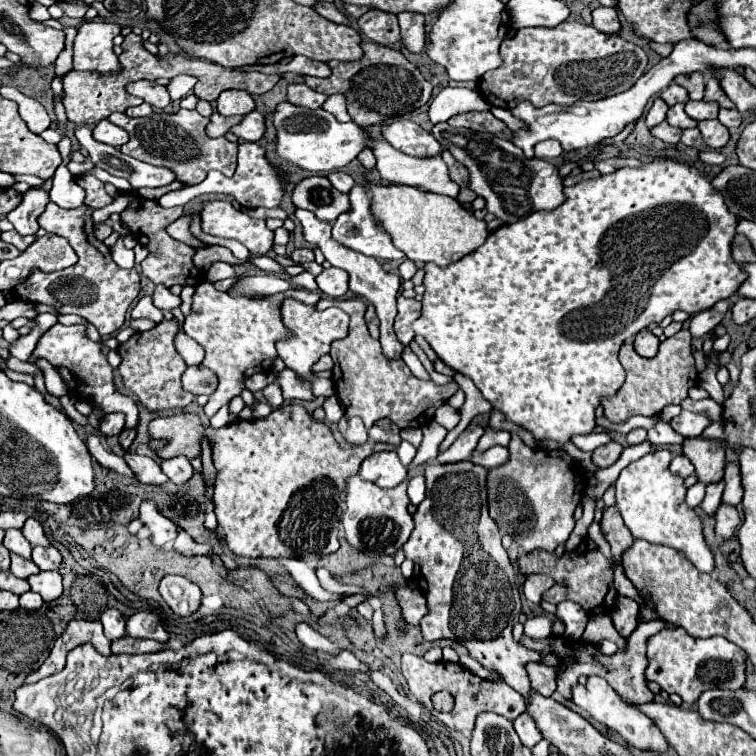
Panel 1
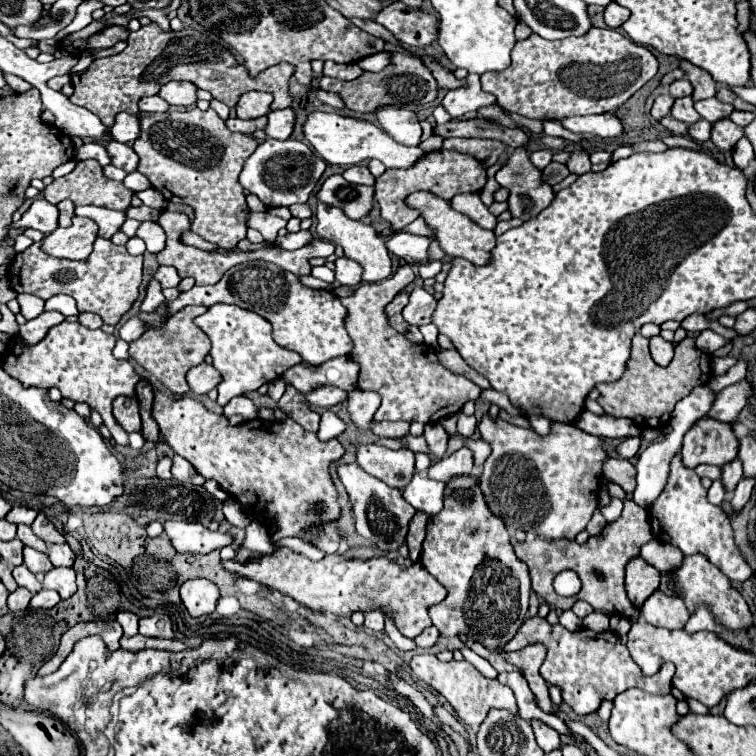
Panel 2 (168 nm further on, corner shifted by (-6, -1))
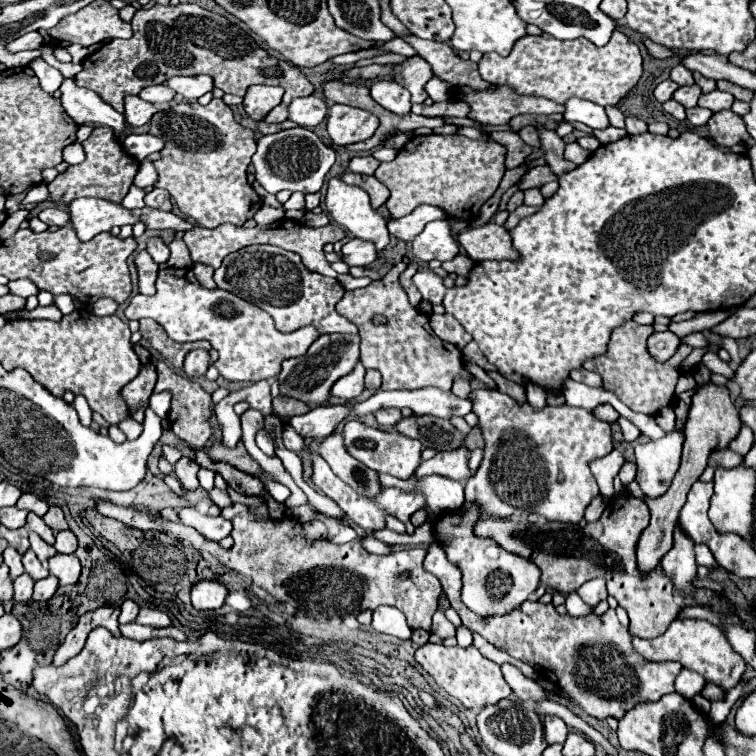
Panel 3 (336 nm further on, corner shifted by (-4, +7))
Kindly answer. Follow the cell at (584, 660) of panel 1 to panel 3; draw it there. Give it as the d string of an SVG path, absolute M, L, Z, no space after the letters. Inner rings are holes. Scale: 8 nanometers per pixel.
M438 542L430 544L424 568L434 574L450 600L450 606L460 614L462 624L472 632L484 636L496 648L508 652L512 658L530 664L538 676L556 682L584 712L598 720L620 718L640 702L656 702L660 696L674 692L674 680L682 670L676 662L650 662L632 648L628 628L618 622L616 610L608 608L604 616L570 616L558 614L552 604L526 600L520 608L504 616L476 616L460 600L460 570L448 562Z

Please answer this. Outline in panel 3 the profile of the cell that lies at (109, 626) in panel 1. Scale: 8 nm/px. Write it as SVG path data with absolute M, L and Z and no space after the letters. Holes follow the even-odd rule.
M124 600L120 608L122 608L122 612L120 612L120 624L134 622L136 616L138 616L138 610L140 610L140 606L134 600Z

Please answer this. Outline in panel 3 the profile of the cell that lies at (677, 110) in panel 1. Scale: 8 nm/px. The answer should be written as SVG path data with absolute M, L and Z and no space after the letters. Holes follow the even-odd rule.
M692 84L692 86L680 86L676 92L674 92L674 100L680 100L680 104L684 108L694 108L698 104L698 98L700 98L700 86L698 84Z

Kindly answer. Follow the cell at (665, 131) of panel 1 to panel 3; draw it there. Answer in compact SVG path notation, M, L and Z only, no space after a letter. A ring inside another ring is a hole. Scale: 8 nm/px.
M668 100L668 102L664 102L664 110L666 110L668 114L672 114L676 120L684 120L684 118L686 118L684 106L682 106L680 102L676 102L676 100Z

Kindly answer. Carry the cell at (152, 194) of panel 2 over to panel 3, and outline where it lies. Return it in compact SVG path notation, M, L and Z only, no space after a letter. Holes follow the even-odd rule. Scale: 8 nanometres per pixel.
M146 158L146 160L140 162L140 164L142 164L142 166L140 166L138 174L136 174L134 184L136 184L136 186L142 186L142 188L152 188L154 182L156 182L156 178L158 178L156 168L154 168L154 160Z

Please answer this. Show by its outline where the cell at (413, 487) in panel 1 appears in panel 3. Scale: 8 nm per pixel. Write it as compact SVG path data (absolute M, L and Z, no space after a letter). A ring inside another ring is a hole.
M380 474L378 480L382 486L396 486L406 492L424 494L428 508L436 514L456 512L464 502L464 482L456 482L444 476L428 476L424 480L412 476L408 480L398 480L390 474Z

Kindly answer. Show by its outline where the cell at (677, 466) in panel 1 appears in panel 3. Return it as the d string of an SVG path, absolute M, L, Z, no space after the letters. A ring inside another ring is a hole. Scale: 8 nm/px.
M724 448L724 450L712 452L710 460L716 462L718 466L722 466L722 468L734 468L734 466L738 466L738 464L744 462L744 456L740 456L738 452L732 452L730 448Z

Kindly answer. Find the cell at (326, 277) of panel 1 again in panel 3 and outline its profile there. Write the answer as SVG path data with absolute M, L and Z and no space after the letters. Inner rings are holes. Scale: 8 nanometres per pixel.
M352 238L344 244L342 258L348 266L368 266L378 258L378 254L376 254L376 246L370 240Z

